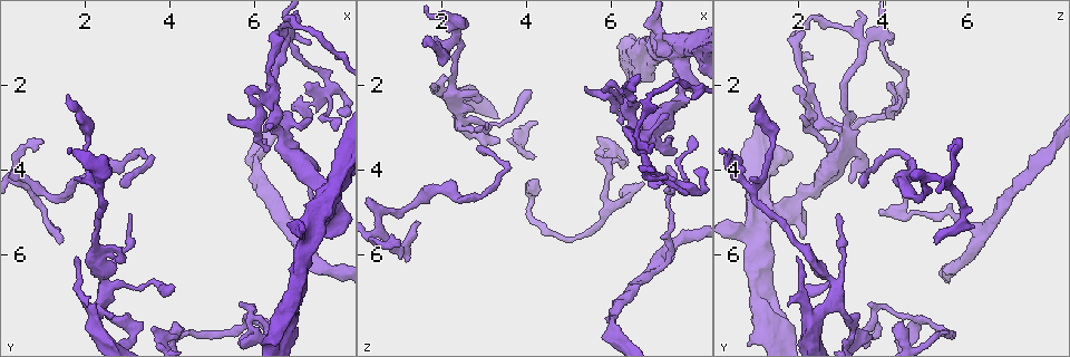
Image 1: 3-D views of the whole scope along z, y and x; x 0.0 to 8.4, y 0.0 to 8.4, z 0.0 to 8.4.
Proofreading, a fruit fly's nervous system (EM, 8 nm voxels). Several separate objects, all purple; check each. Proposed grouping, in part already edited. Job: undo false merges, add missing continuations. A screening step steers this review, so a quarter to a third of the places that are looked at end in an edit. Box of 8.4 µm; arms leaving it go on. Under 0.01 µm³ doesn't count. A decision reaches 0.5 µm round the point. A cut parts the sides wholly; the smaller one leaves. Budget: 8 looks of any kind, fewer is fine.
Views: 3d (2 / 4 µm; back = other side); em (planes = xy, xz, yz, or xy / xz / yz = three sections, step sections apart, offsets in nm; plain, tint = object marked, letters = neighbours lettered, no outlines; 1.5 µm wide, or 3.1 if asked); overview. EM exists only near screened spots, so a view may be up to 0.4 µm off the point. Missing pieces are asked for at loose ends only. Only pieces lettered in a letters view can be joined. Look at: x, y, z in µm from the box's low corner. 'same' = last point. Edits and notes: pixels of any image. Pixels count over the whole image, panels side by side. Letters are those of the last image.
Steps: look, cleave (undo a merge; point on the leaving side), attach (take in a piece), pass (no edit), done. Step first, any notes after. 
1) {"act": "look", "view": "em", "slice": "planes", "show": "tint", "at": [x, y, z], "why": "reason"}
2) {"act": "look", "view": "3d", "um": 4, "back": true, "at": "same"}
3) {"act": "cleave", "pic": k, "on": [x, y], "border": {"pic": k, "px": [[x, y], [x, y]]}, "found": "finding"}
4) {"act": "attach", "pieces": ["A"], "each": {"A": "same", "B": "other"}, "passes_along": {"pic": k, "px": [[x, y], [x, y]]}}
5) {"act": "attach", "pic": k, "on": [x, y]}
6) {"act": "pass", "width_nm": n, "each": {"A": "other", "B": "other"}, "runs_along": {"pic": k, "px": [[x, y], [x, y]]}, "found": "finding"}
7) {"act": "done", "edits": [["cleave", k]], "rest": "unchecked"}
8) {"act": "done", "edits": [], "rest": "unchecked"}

{"act": "look", "view": "em", "slice": "xy", "step": 8, "show": "tint", "at": [1.00, 3.30, 5.60], "why": "branch stops here"}

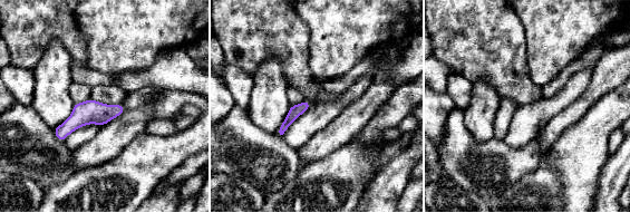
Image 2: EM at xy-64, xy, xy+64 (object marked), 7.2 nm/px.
{"act": "look", "view": "em", "slice": "planes", "show": "letters", "at": "same"}

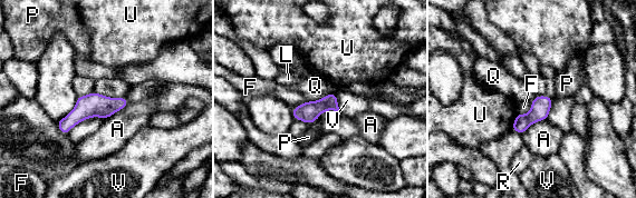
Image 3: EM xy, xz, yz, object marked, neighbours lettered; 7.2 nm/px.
{"act": "pass", "each": {"A": "other", "F": "other", "L": "other", "P": "other", "Q": "other", "R": "other", "U": "other", "V": "other"}, "border": {"pic": 3, "px": [[517, 112], [510, 128]]}, "found": "no lettered piece goes on from it"}

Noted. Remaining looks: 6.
{"act": "look", "view": "em", "slice": "yz", "step": 4, "show": "tint", "at": [1.35, 5.70, 5.30], "why": "tapers out"}

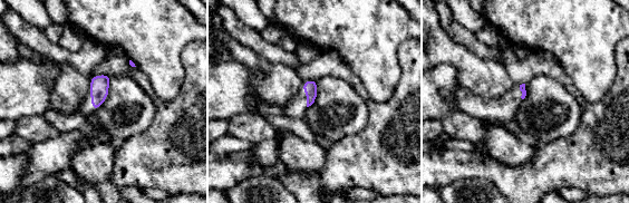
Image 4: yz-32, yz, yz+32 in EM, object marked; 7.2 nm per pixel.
{"act": "look", "view": "em", "slice": "planes", "show": "letters", "at": "same"}

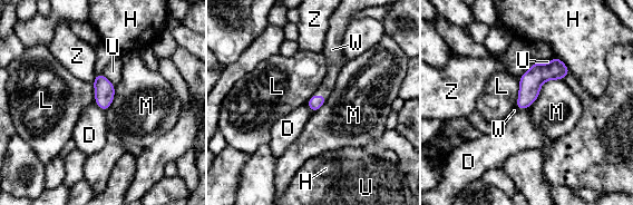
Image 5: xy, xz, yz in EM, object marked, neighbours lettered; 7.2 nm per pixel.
{"act": "attach", "pieces": ["W"], "width_nm": 100, "each": {"D": "other", "H": "other", "L": "other", "M": "other", "U": "other", "W": "same", "Z": "other"}, "passes_along": {"pic": 5, "px": [[315, 101], [321, 95], [334, 64]]}, "found": "the neuron continues"}

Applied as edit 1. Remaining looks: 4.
{"act": "look", "view": "overview", "why": "redraw"}

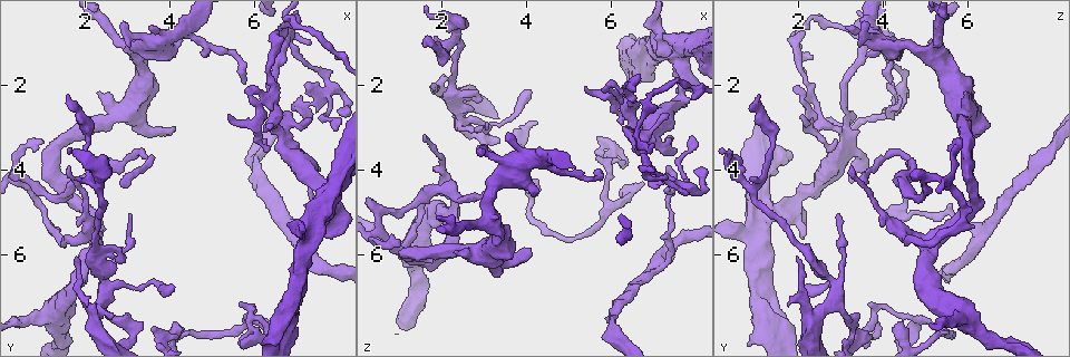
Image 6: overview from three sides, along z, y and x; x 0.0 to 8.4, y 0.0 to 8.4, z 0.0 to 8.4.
{"act": "look", "view": "3d", "um": 4, "at": [1.65, 2.25, 1.05]}

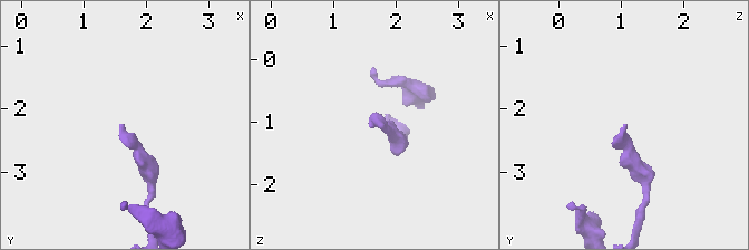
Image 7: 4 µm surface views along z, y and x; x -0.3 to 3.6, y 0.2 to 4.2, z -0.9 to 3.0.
{"act": "look", "view": "em", "slice": "planes", "show": "plain", "at": [1.65, 2.25, 1.10]}

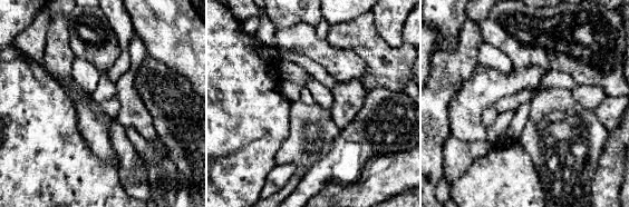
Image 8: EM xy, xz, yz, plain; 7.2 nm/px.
{"act": "look", "view": "em", "slice": "planes", "show": "letters", "at": "same", "why": "see the neighbours"}

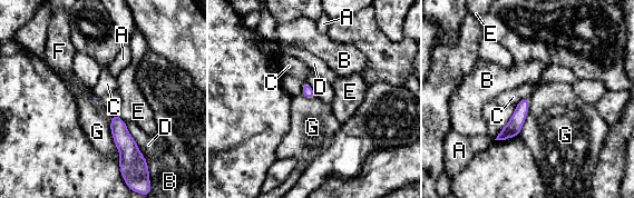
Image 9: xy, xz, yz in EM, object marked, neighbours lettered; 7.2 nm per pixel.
{"act": "pass", "longest_contact_nm": ["G", 280], "each": {"A": "other", "B": "other", "C": "other", "D": "other", "E": "other", "F": "other", "G": "other"}, "found": "no lettered piece goes on from it"}

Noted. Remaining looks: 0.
{"act": "done", "edits": [["attach", 5]], "rest": "unchecked"}

